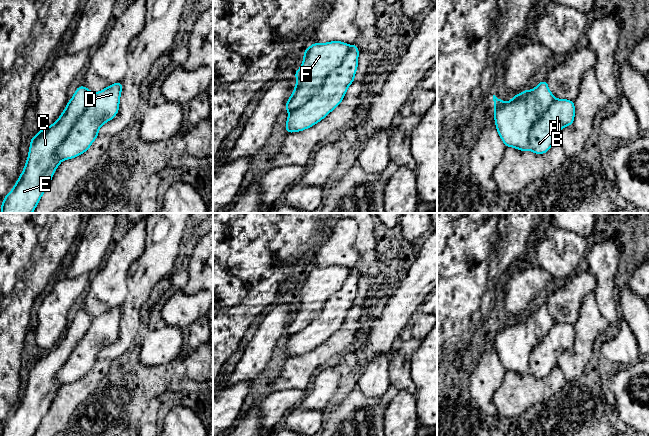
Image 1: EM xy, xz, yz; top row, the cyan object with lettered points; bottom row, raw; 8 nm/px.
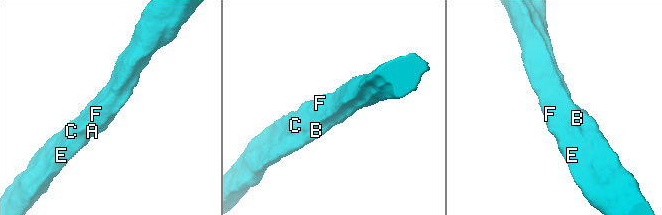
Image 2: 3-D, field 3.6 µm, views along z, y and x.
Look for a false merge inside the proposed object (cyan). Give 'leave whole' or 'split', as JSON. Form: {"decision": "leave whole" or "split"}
{"decision": "split"}

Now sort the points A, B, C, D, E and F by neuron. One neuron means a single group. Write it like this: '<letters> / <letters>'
A B D / C E F

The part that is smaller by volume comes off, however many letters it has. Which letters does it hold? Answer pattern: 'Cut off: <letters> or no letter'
Cut off: A, B, D

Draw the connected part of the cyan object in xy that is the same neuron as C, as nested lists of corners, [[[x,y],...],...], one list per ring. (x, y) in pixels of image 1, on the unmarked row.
[[[79,310],[57,345],[31,361],[23,396],[3,423],[1,437],[34,435],[61,387],[56,378],[59,370],[90,328],[93,318],[85,310]]]

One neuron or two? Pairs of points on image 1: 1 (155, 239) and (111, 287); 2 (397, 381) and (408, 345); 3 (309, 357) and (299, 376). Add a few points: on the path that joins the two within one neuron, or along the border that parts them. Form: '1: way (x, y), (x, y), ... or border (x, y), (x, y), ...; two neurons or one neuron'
1: border (146, 230), (144, 251), (130, 266), (128, 272); two neurons
2: way (400, 372), (403, 354); one neuron
3: way (307, 362), (299, 371); one neuron

